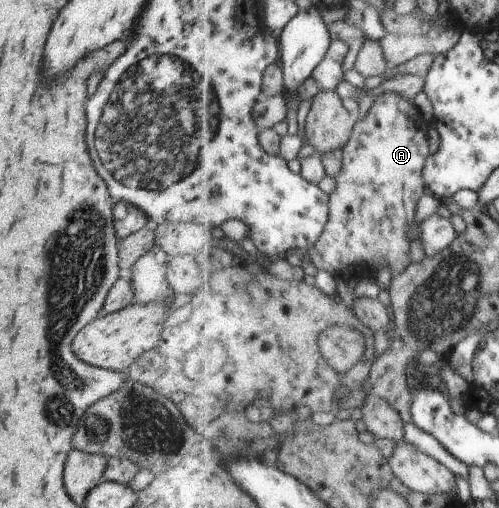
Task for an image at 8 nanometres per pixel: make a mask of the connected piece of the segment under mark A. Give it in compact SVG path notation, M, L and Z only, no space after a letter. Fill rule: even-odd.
M391 92L377 97L368 115L361 121L357 120L352 139L344 148L343 170L337 178L338 190L329 196L330 221L323 236L308 252L315 266L335 276L342 276L346 269L355 272L357 266L369 266L378 273L386 267L397 276L412 265L412 231L423 224L418 218L418 208L428 192L424 172L432 156L432 125L433 121L425 119L413 101Z

